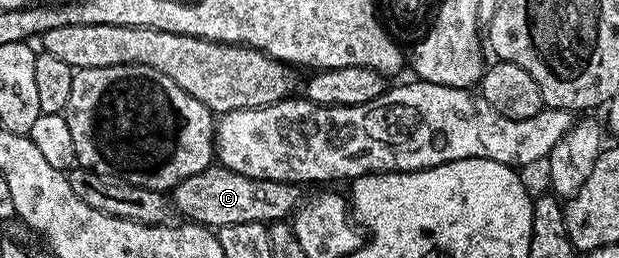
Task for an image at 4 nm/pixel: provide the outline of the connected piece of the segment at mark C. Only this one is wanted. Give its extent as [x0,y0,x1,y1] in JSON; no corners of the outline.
[171,164,303,228]

